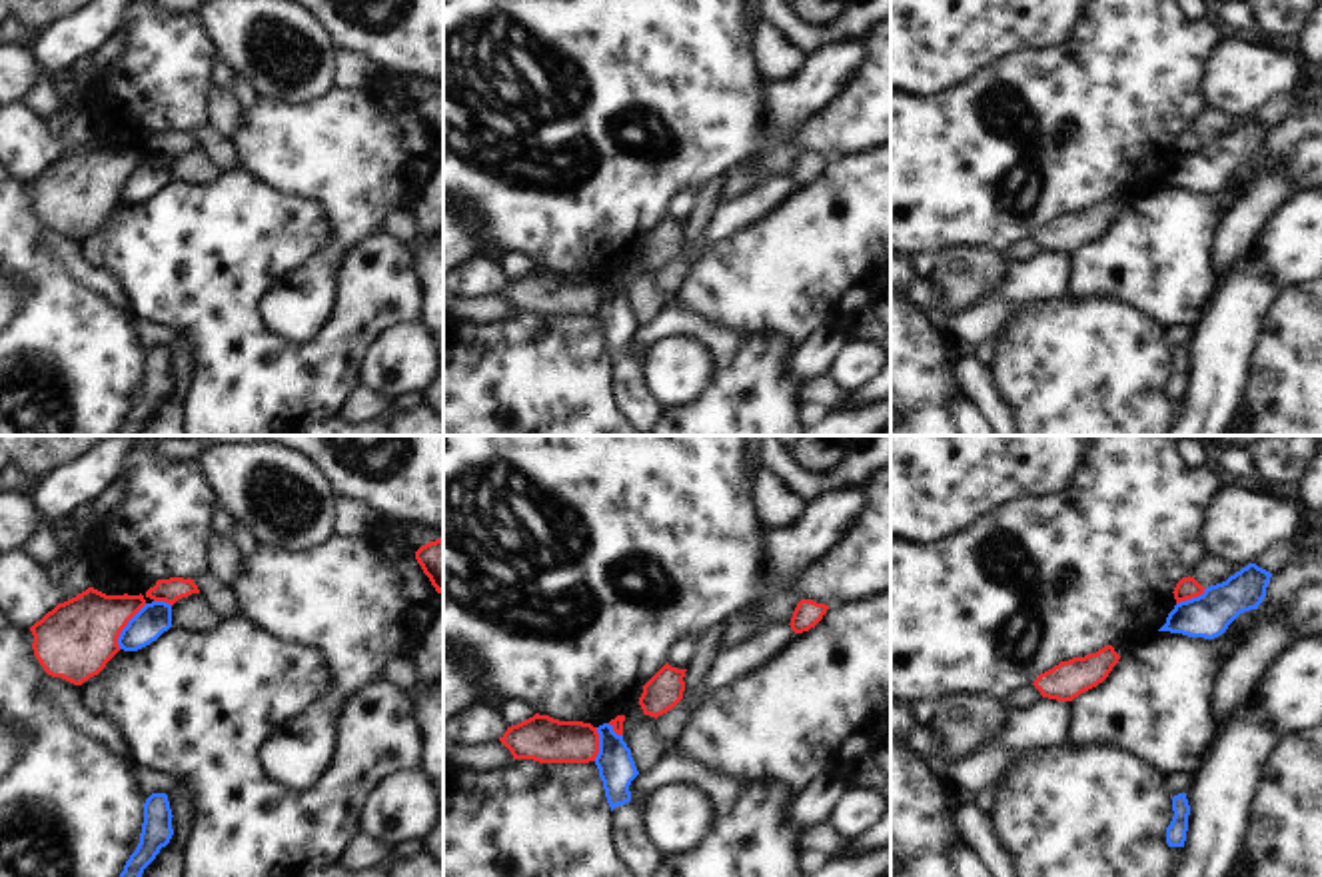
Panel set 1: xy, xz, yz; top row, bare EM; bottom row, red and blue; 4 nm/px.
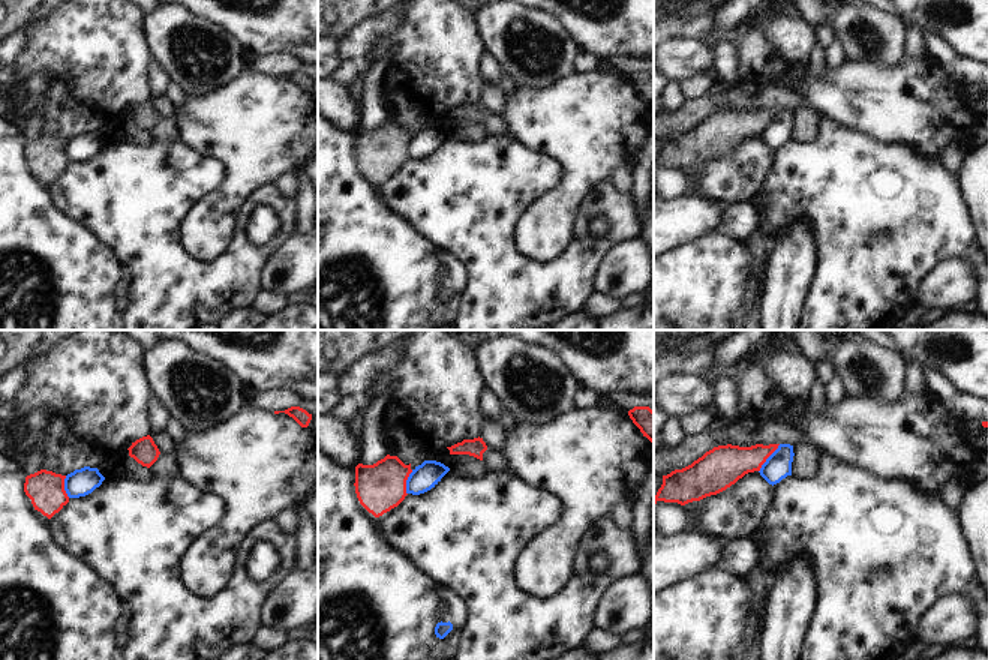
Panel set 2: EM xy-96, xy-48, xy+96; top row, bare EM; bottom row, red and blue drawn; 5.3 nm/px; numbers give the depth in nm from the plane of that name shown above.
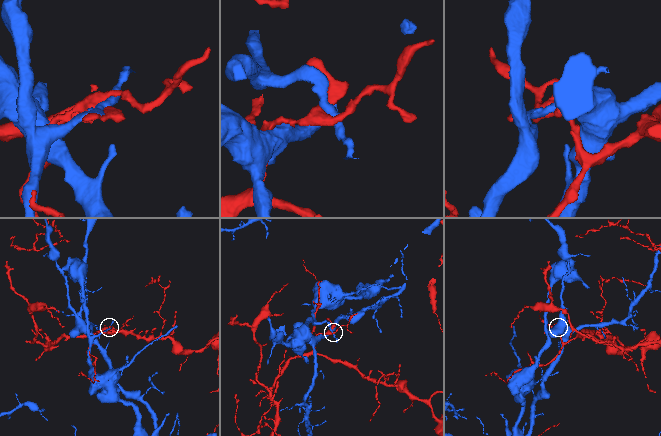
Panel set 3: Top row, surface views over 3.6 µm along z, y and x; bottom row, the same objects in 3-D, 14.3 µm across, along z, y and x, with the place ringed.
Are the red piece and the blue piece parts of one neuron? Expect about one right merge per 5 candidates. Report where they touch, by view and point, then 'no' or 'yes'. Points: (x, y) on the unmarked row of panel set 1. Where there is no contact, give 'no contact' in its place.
xy (126, 176) | no

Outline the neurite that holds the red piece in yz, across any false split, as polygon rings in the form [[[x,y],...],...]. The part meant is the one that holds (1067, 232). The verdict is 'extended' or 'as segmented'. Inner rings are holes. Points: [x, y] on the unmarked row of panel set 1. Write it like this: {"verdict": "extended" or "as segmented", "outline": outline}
{"verdict": "as segmented", "outline": [[[1104,198],[1096,206],[1060,214],[1052,222],[1040,226],[1032,238],[1040,244],[1042,250],[1072,254],[1080,246],[1102,236],[1118,212],[1120,208],[1114,204],[1114,200]]]}

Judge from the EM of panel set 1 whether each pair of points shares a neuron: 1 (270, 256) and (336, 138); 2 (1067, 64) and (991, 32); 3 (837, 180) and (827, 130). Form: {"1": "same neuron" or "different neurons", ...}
{"1": "different neurons", "2": "different neurons", "3": "different neurons"}

